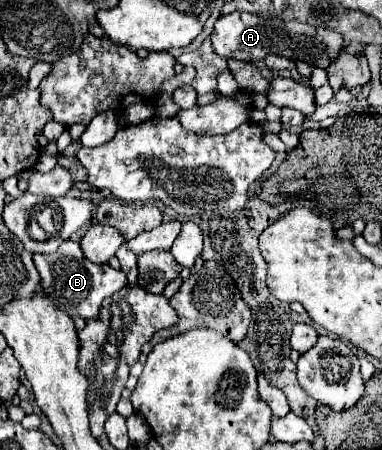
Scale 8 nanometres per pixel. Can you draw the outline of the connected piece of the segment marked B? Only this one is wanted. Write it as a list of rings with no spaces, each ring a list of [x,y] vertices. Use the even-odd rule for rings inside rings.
[[[67,239],[59,251],[57,257],[45,257],[45,255],[33,255],[35,267],[39,271],[41,277],[41,293],[49,299],[53,299],[53,303],[63,309],[67,315],[71,317],[81,317],[81,319],[93,319],[99,313],[101,301],[113,293],[117,293],[121,287],[127,285],[127,277],[125,273],[121,273],[119,269],[113,269],[111,265],[97,265],[93,261],[89,261],[83,251],[81,245],[77,241]],[[63,259],[61,267],[57,269],[55,261]],[[67,259],[69,261],[67,261]]]

